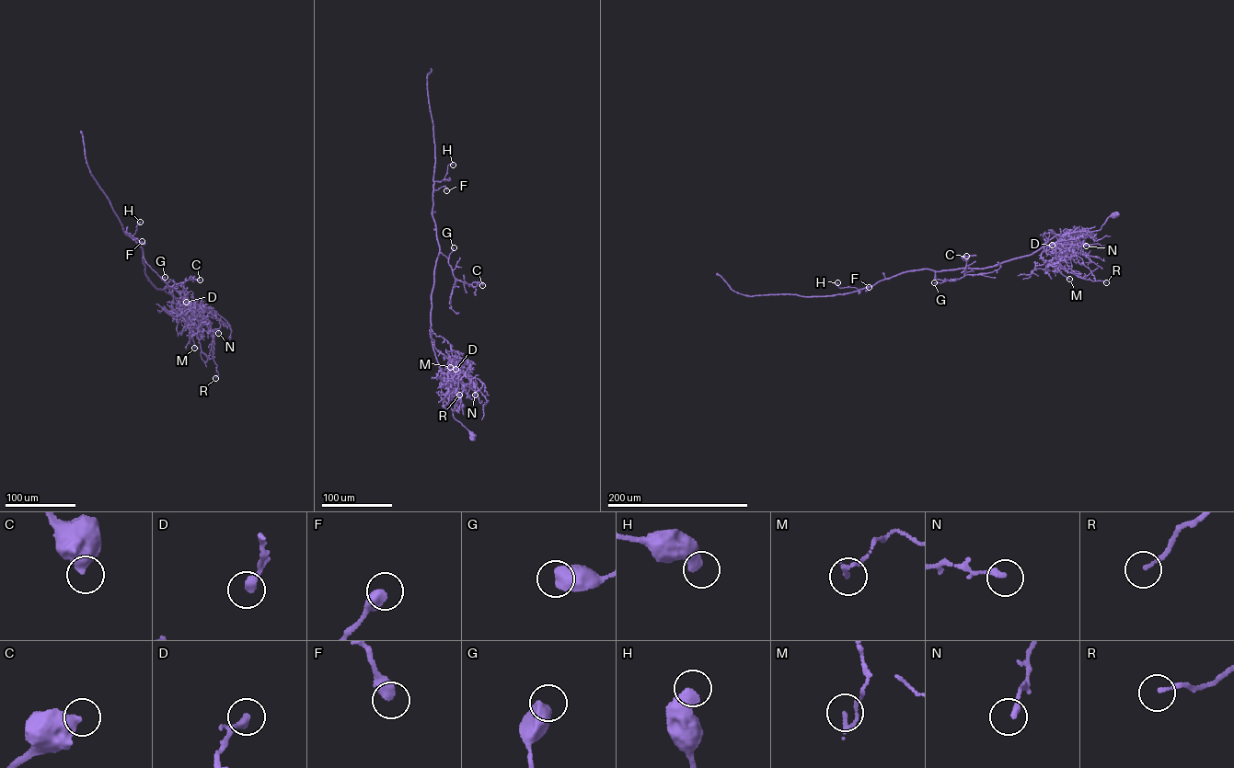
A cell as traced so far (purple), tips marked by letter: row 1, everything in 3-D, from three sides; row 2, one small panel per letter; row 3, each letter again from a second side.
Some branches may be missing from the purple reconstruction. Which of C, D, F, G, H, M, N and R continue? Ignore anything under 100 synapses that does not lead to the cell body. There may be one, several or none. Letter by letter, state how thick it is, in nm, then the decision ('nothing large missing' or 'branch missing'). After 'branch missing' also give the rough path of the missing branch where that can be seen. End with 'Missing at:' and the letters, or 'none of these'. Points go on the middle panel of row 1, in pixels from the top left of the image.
C: calibre 550 nm; nothing large missing
D: calibre 320 nm; nothing large missing
F: calibre 480 nm; nothing large missing
G: calibre 700 nm; nothing large missing
H: calibre 480 nm; nothing large missing
M: calibre 170 nm; nothing large missing
N: calibre 240 nm; nothing large missing
R: calibre 150 nm; nothing large missing
Missing at: none of these

